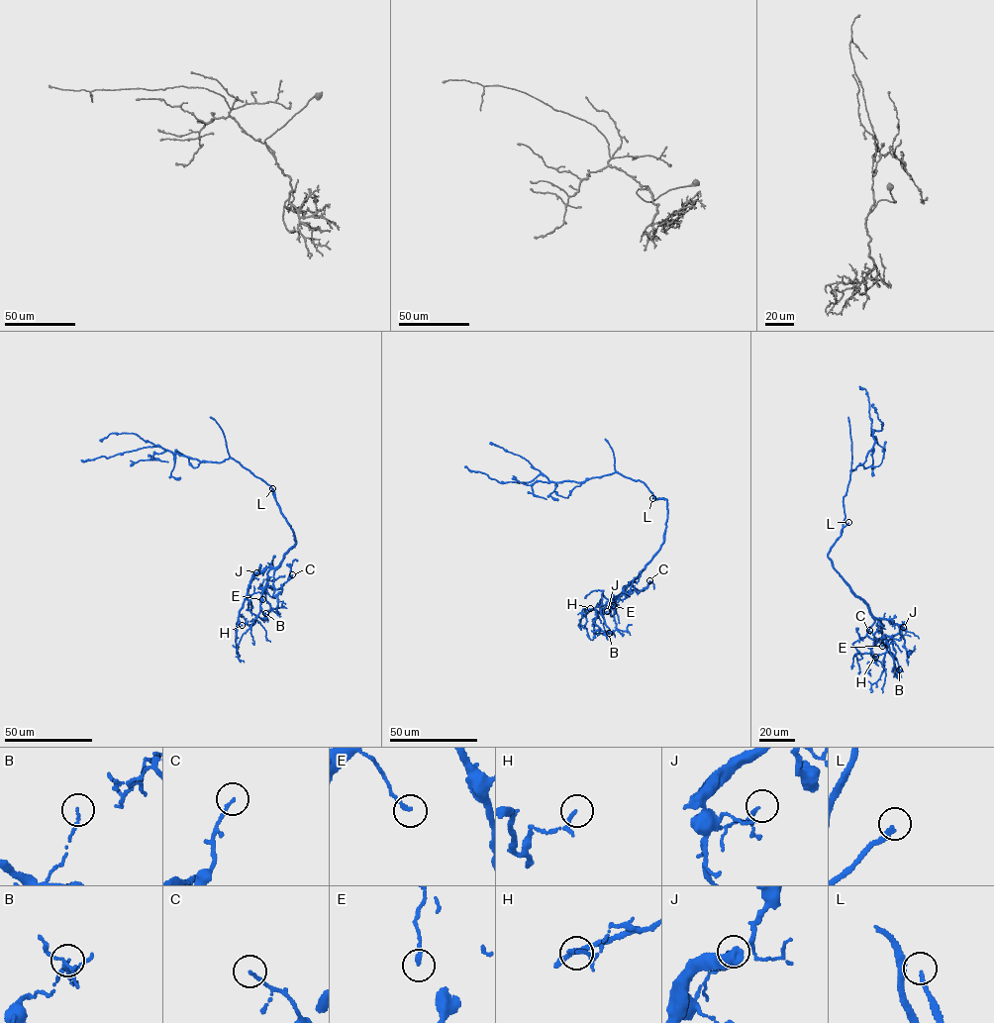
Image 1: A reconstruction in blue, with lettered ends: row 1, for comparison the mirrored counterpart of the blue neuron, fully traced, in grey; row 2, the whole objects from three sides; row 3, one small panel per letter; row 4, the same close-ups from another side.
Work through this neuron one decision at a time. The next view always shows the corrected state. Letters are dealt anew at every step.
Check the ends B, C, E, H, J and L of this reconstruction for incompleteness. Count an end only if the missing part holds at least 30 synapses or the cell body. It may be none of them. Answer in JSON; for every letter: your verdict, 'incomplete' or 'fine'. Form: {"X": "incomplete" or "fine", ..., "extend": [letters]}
{"B": "fine", "C": "fine", "E": "fine", "H": "fine", "J": "fine", "L": "incomplete", "extend": ["L"]}

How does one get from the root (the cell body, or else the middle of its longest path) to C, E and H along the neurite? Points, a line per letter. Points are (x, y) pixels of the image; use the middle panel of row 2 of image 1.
C: (660, 499), (666, 500), (667, 508), (663, 543), (640, 575), (630, 583), (638, 592), (646, 587), (649, 580)
E: (660, 499), (666, 500), (667, 508), (663, 543), (641, 573), (624, 586), (621, 595), (614, 599), (613, 605)
H: (660, 499), (666, 500), (667, 510), (661, 547), (641, 573), (602, 611), (592, 609), (585, 615), (590, 608)

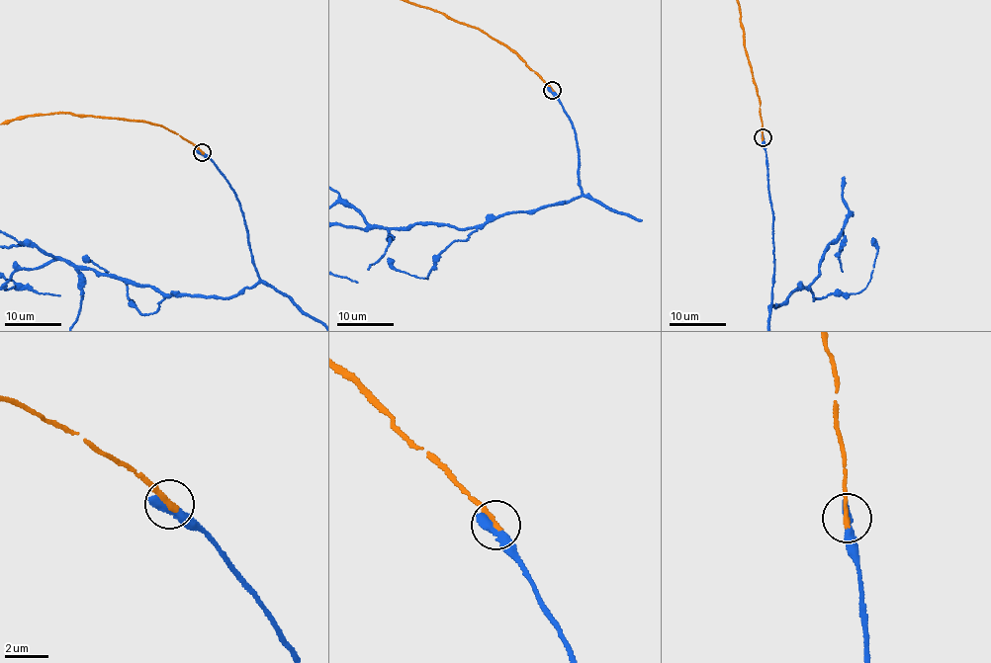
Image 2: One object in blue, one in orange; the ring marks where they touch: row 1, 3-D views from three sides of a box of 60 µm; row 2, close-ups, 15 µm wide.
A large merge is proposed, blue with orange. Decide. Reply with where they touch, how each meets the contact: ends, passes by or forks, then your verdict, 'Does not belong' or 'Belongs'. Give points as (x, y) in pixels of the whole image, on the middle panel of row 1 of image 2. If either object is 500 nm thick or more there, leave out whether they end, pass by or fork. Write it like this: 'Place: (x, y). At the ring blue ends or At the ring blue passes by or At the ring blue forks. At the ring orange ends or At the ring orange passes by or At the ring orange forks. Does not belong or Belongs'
Place: (552, 90). At the ring blue ends. At the ring orange ends. Belongs

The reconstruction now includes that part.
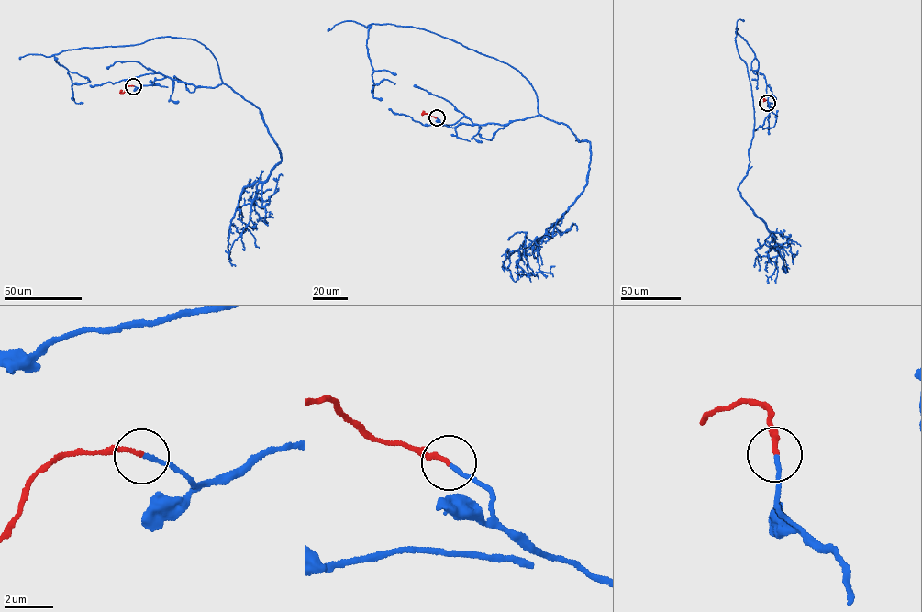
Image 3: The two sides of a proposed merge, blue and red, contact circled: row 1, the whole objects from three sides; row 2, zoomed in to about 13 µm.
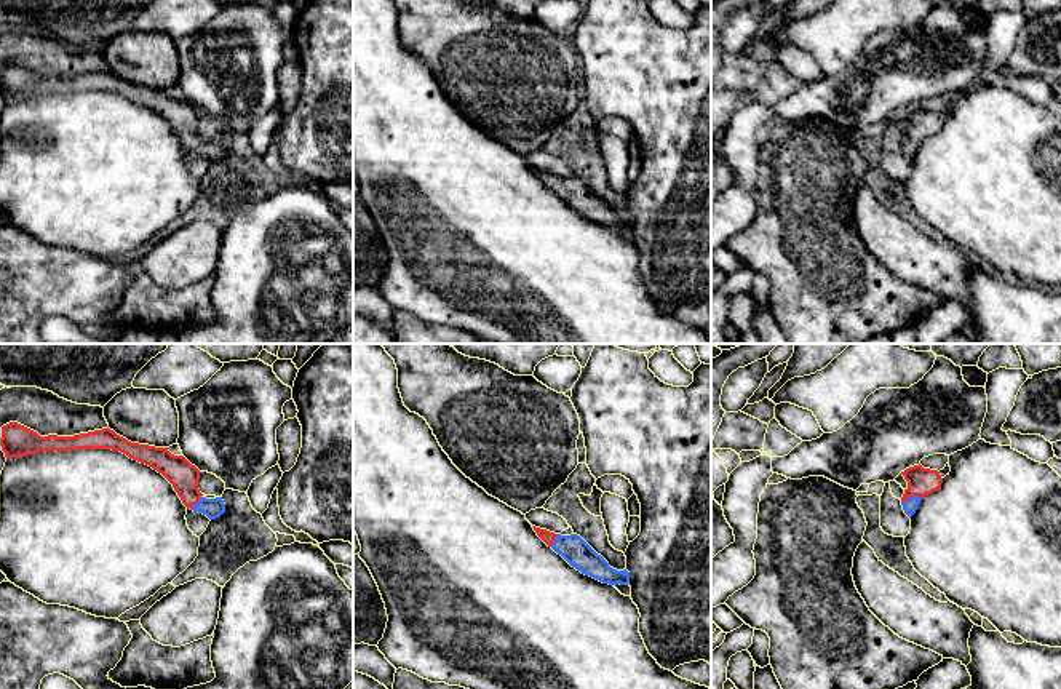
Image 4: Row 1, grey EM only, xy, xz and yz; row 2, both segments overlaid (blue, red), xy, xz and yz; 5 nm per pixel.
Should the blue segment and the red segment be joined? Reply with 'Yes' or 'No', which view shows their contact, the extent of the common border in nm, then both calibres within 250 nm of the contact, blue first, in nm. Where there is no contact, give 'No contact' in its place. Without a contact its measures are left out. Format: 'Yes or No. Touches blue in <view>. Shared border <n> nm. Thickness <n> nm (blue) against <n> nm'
Yes. Touches blue in yz. Shared border 110 nm. Thickness 70 nm (blue) against 140 nm

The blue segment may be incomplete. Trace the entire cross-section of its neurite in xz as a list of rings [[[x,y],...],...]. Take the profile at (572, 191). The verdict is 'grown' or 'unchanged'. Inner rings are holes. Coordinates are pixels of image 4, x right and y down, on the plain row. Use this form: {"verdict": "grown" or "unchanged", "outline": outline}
{"verdict": "grown", "outline": [[[535,168],[532,169],[548,189],[582,216],[609,227],[630,225],[630,214],[626,211],[617,213],[610,209],[580,177],[561,177]]]}

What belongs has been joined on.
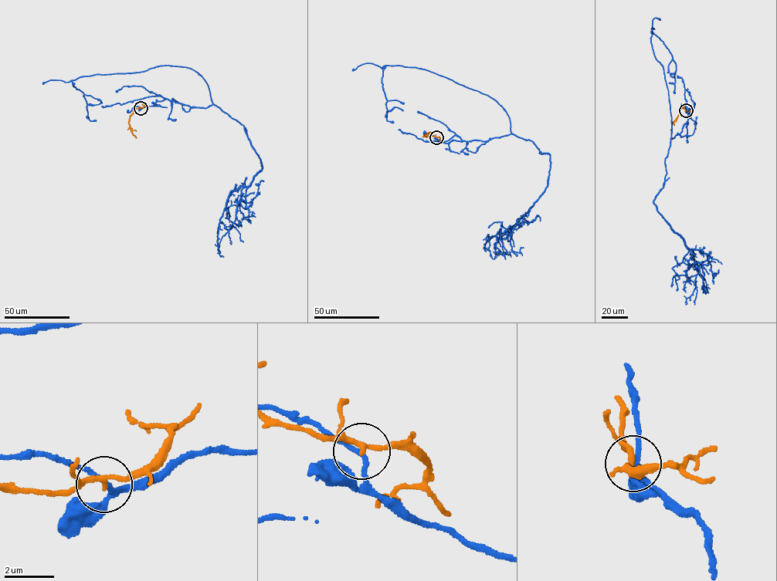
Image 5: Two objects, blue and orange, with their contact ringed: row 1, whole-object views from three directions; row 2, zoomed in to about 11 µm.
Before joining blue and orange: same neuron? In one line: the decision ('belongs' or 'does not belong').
does not belong

